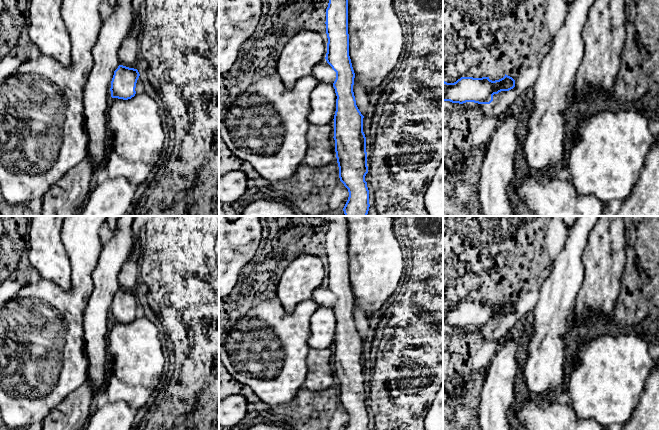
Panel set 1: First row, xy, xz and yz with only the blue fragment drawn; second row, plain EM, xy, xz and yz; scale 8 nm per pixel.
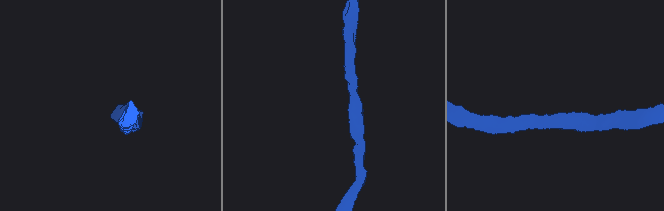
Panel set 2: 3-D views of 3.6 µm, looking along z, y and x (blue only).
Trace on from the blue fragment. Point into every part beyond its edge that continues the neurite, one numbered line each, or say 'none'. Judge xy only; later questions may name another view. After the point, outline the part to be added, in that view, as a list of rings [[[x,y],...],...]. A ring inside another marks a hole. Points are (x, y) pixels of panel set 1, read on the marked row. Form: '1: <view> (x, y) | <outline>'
none

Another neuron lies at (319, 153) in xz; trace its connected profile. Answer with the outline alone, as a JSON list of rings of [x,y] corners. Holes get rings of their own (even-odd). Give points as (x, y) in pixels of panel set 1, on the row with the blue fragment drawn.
[[[310,125],[307,132],[308,149],[303,164],[310,167],[324,167],[337,158],[331,146],[330,125]]]

